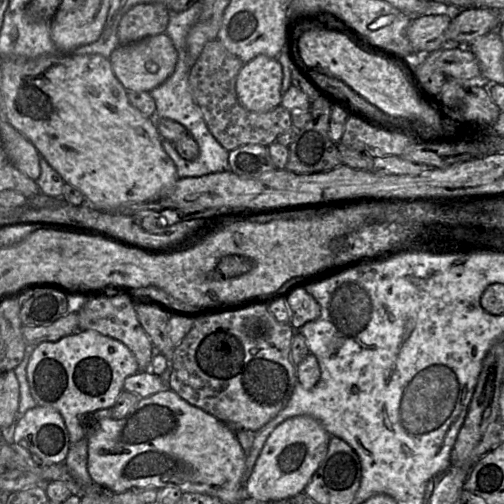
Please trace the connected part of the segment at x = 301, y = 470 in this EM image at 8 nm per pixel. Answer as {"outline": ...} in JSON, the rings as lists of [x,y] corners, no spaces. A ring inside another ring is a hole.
{"outline":[[[313,417],[289,418],[269,435],[245,485],[245,497],[258,501],[280,501],[304,492],[328,450],[330,434]]]}

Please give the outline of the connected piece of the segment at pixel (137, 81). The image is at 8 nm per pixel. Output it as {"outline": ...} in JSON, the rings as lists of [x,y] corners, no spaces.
{"outline":[[[162,33],[131,44],[118,45],[109,59],[115,76],[127,91],[151,92],[173,73],[178,52],[171,38]]]}

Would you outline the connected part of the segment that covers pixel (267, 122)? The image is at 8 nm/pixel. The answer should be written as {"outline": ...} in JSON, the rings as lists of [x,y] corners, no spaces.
{"outline":[[[211,40],[190,69],[189,85],[205,122],[215,139],[228,151],[246,144],[269,146],[292,124],[291,111],[282,104],[271,111],[258,113],[247,110],[236,93],[236,78],[244,62],[229,52],[218,40]]]}

